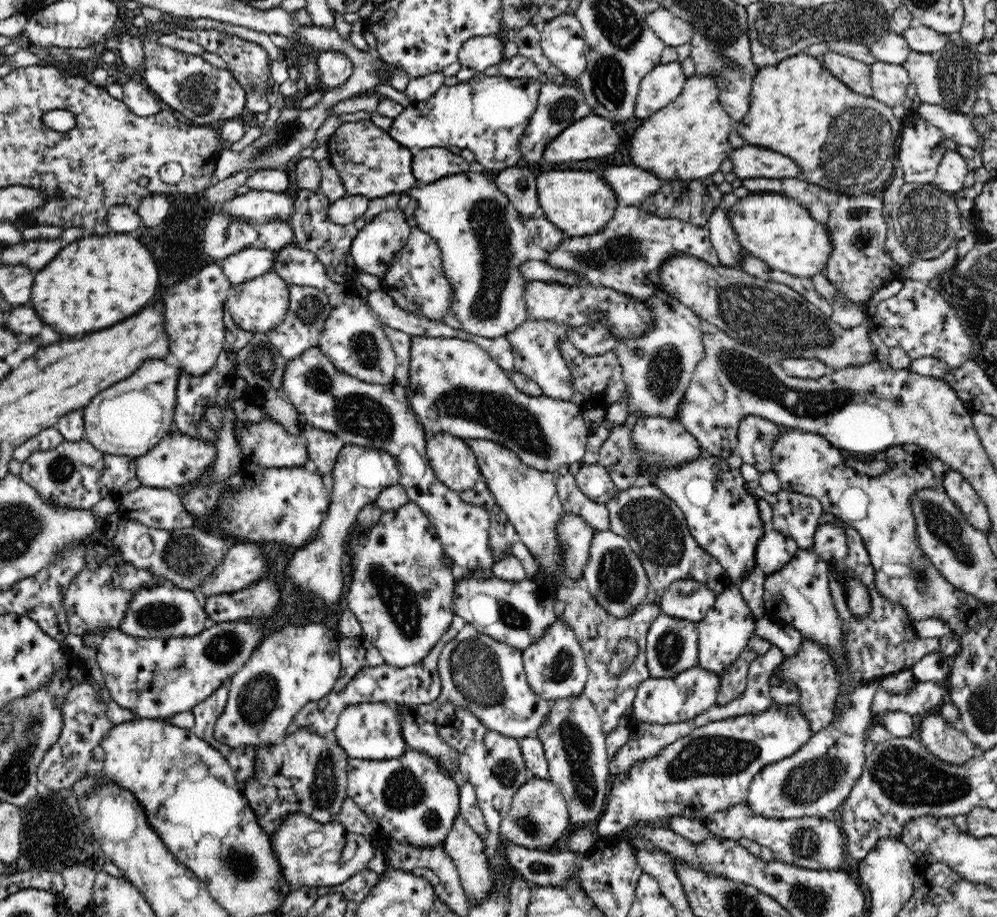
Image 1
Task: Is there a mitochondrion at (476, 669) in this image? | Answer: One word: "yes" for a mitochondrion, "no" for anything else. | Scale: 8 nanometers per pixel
yes

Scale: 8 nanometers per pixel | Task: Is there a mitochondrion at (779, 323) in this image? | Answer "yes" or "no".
yes

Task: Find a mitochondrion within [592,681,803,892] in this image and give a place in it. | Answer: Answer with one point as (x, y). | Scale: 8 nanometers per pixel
(720, 756)

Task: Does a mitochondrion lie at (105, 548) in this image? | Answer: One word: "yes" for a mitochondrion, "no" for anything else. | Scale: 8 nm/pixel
no

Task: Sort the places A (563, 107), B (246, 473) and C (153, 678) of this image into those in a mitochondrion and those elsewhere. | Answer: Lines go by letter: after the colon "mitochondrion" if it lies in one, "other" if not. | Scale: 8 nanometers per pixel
A: mitochondrion
B: other
C: other

